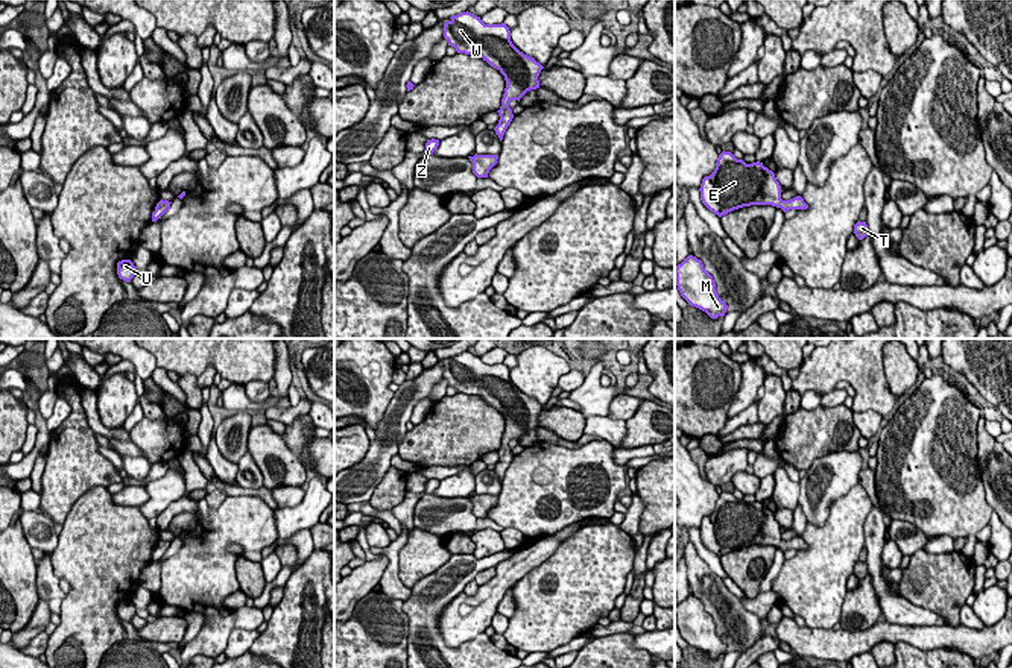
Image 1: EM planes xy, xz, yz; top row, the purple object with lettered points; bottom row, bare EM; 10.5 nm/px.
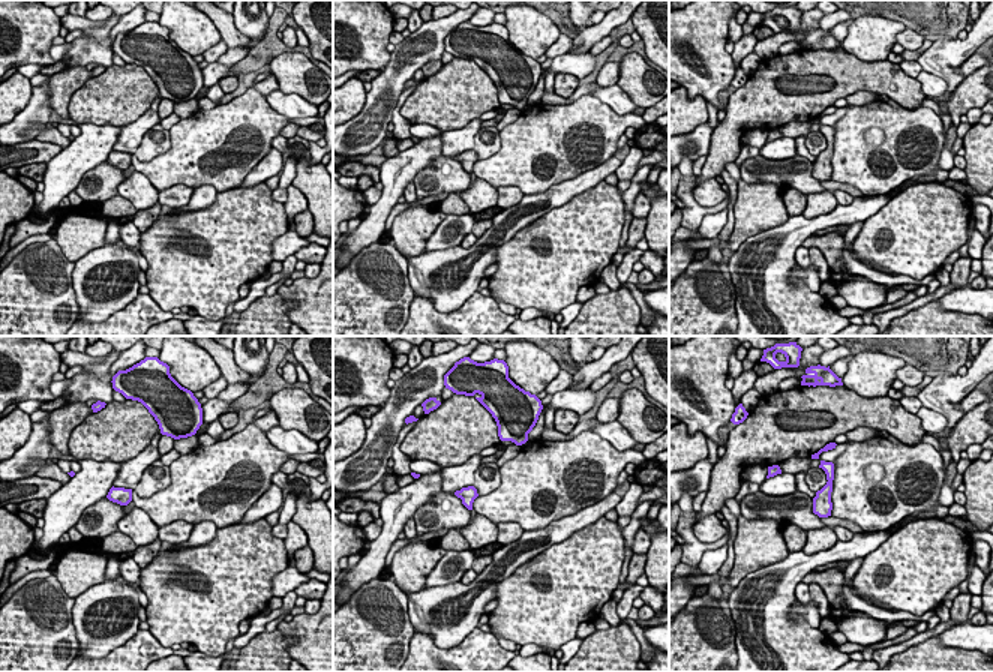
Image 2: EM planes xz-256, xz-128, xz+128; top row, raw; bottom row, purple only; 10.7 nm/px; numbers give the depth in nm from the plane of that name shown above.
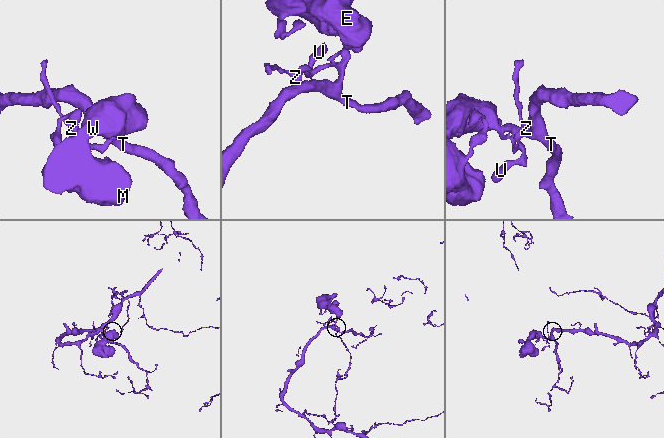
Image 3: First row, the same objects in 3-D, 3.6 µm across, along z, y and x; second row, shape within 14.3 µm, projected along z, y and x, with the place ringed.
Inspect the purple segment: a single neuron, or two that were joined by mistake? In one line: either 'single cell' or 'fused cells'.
single cell

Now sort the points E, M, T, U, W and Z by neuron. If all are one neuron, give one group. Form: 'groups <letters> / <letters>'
groups E M T U W Z

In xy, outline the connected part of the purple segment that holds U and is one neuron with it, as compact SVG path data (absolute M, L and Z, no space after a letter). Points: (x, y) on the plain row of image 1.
M122 600L117 603L117 615L120 619L131 622L131 619L137 615L137 607L131 600Z

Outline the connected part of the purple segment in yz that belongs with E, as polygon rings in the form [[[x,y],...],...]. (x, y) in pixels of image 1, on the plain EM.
[[[725,490],[714,512],[702,519],[699,531],[702,544],[719,557],[751,545],[772,545],[784,553],[808,548],[801,536],[783,540],[775,513],[763,503],[746,504]]]

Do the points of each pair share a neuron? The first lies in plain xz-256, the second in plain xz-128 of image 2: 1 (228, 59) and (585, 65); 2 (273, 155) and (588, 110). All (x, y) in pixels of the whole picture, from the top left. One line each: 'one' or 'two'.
1: two
2: two

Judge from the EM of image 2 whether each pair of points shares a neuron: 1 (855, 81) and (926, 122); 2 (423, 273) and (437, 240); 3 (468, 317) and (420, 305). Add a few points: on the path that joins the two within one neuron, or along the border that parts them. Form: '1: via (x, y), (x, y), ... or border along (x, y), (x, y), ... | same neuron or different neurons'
1: border along (900, 105), (918, 108) | different neurons
2: border along (459, 245), (425, 252) | different neurons
3: via (456, 320), (435, 320), (432, 317) | same neuron

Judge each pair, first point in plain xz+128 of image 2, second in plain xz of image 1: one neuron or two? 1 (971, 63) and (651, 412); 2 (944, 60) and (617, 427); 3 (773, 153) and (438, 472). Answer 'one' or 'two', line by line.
1: two
2: two
3: two

